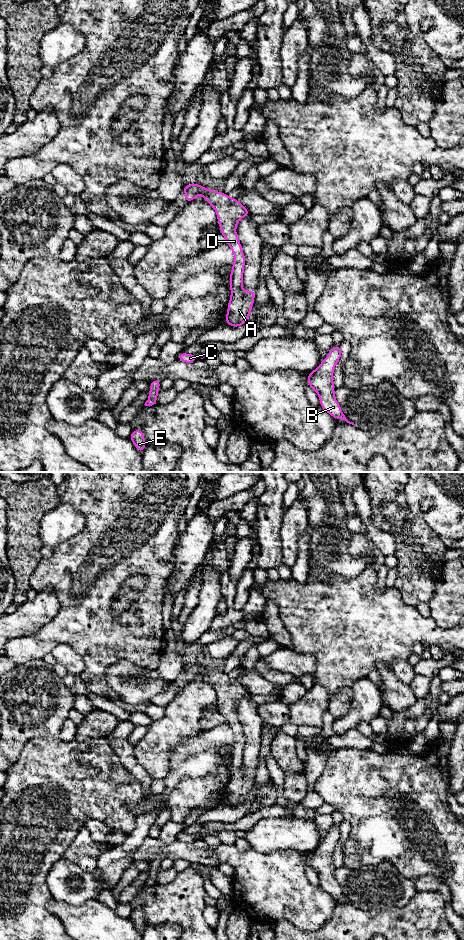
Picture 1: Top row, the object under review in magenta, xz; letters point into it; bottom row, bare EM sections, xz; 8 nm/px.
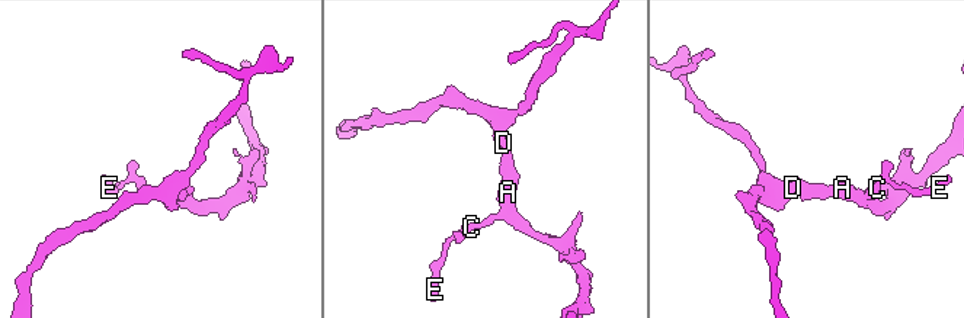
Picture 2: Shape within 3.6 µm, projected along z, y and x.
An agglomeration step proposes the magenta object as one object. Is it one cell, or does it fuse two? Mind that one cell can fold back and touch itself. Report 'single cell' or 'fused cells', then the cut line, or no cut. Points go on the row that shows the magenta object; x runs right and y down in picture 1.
single cell; no cut

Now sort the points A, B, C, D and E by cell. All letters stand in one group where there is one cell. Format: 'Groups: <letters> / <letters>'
Groups: A B C D E

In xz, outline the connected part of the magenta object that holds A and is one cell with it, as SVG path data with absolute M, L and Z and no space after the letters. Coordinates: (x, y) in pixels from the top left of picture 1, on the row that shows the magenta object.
M200 184L183 185L183 191L185 192L184 203L191 202L199 194L204 196L204 200L216 211L221 227L220 233L225 237L226 243L234 253L234 264L229 276L231 297L225 322L231 327L240 327L251 315L256 291L242 291L245 256L236 234L236 226L241 218L251 214L237 199L230 198L223 192L206 189Z

